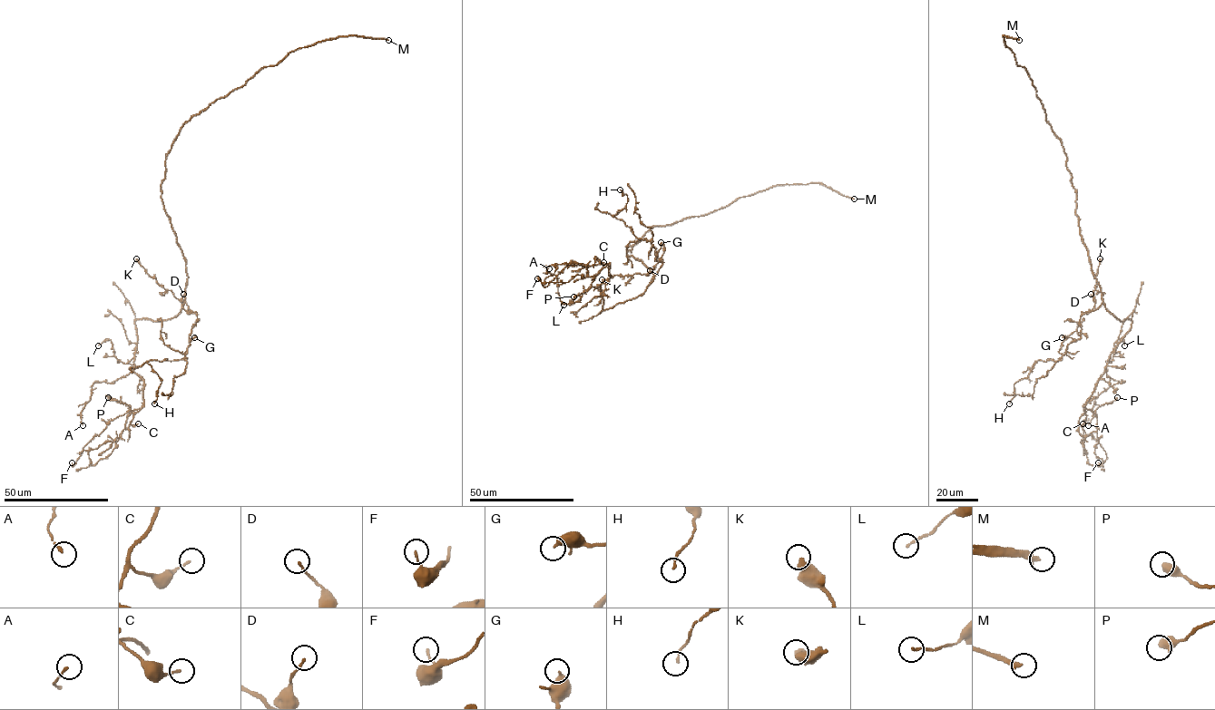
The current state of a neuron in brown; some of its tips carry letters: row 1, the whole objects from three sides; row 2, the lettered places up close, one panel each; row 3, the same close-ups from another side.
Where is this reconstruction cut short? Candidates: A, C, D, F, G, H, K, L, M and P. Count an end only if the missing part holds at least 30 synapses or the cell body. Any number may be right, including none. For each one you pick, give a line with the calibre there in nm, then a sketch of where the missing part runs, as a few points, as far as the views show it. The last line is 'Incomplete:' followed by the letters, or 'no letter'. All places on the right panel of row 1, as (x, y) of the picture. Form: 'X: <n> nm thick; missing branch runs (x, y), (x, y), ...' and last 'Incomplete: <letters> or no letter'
M: 280 nm thick; missing branch runs (1019, 40), (1026, 52), (1027, 70), (1039, 85), (1044, 75), (1068, 92), (1076, 73), (1099, 82)
Incomplete: M

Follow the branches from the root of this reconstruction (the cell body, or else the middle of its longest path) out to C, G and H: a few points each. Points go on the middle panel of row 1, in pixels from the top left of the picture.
C: (639, 259), (653, 274), (647, 288), (601, 311), (600, 285), (610, 277), (610, 266), (596, 258), (603, 262)
G: (639, 259), (653, 274), (651, 282), (662, 264), (662, 259), (655, 261), (661, 242)
H: (639, 259), (651, 282), (662, 260), (613, 216), (627, 201), (620, 189)

